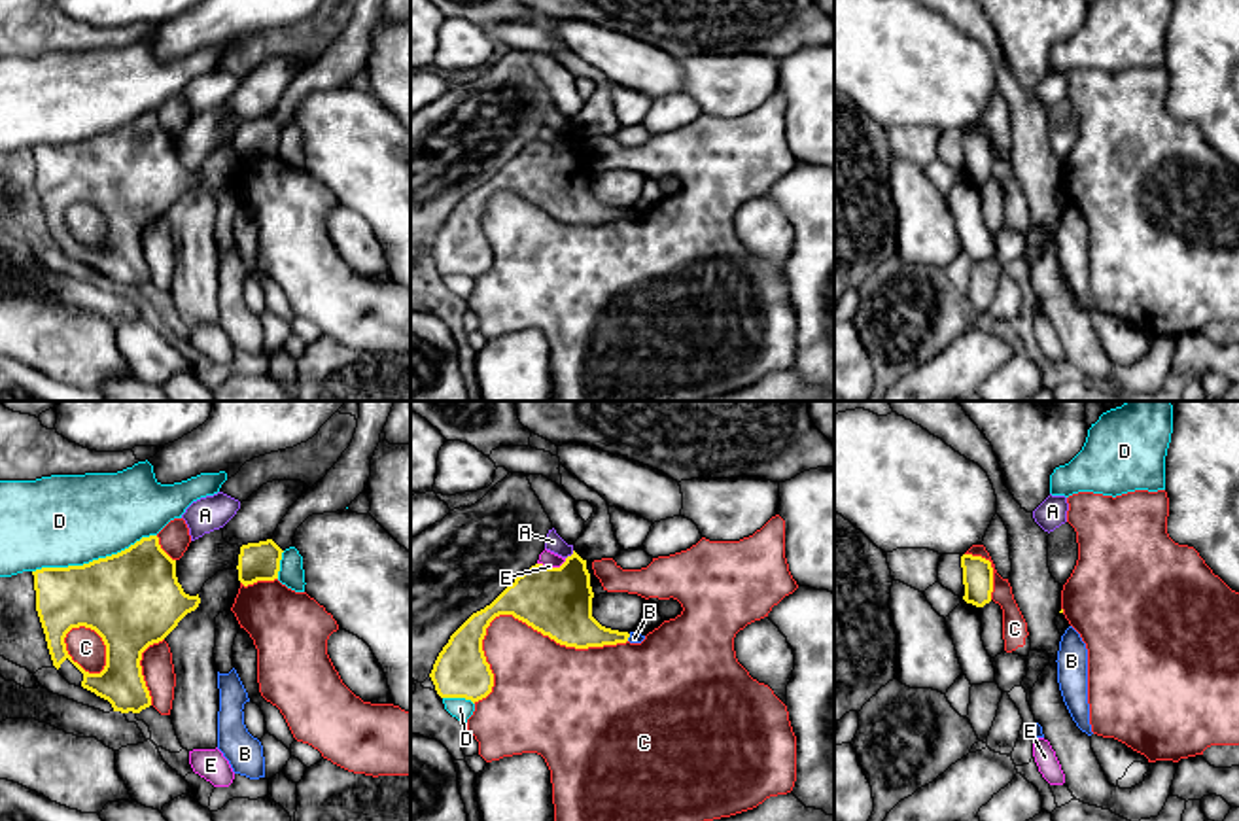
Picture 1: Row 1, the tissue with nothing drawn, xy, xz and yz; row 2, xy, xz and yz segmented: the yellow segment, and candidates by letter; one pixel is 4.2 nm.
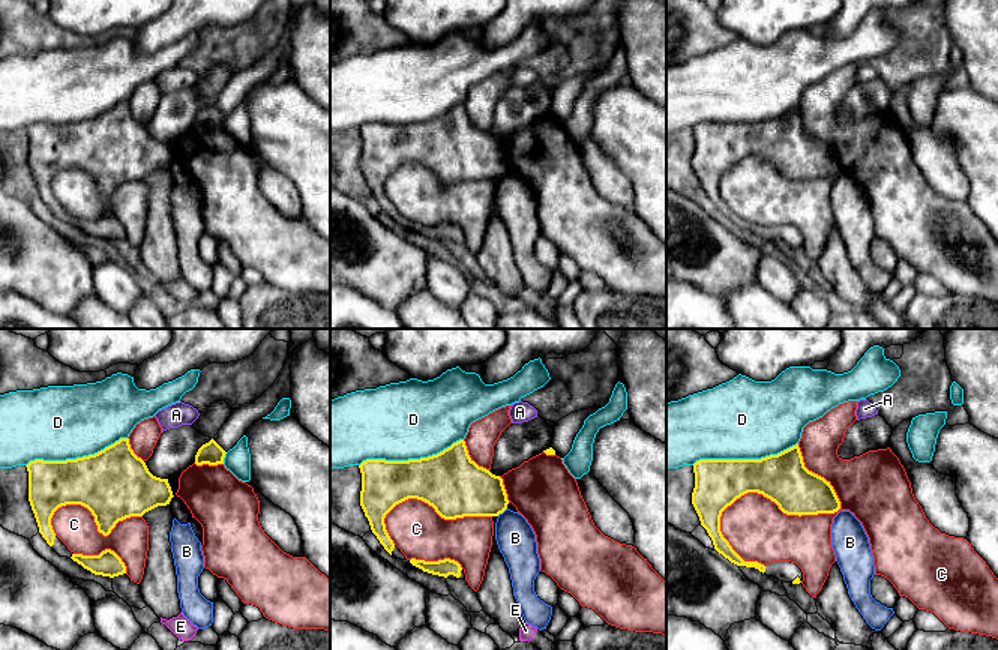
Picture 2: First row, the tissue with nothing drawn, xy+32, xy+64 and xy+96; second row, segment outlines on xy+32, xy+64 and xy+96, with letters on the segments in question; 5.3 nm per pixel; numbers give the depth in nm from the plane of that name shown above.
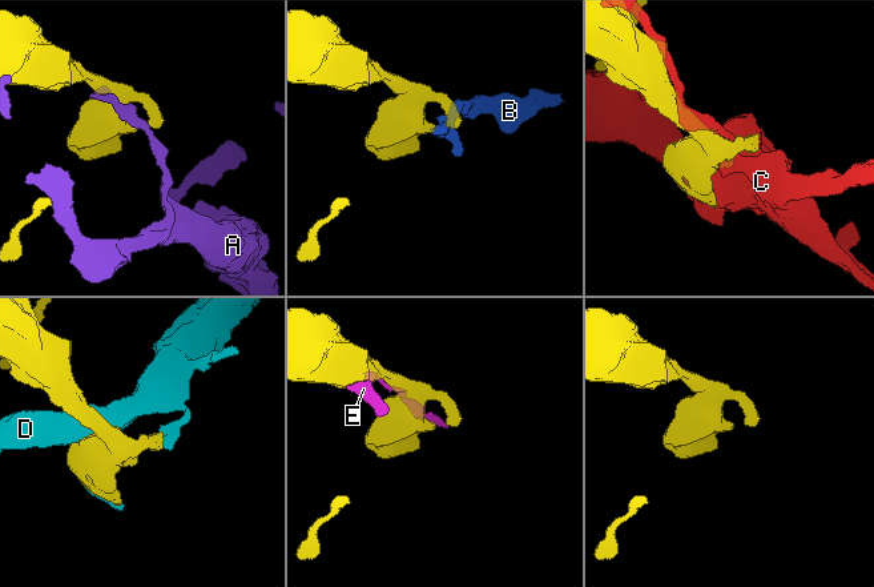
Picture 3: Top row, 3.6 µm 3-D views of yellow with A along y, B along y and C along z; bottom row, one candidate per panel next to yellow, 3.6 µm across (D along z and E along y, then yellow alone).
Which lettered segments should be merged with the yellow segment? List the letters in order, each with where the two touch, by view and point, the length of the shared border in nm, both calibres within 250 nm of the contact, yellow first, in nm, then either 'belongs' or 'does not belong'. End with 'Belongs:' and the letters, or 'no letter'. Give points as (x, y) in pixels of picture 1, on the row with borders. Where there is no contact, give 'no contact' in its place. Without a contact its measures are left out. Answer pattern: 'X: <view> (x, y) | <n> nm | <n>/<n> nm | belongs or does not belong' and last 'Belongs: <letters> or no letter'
A: xz (572, 555) | 50 nm | 300/80 nm | does not belong
B: xz (628, 636) | 40 nm | 190/50 nm | does not belong
C: xz (515, 617) | 700 nm | 300/320 nm | does not belong
D: xy (93, 560) | 550 nm | 420/400 nm | does not belong
E: xz (551, 568) | 130 nm | 300/70 nm | does not belong
Belongs: no letter

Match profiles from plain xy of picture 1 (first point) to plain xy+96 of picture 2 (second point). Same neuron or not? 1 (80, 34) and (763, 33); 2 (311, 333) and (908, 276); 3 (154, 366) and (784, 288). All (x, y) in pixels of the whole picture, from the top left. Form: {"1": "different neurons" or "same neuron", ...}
{"1": "different neurons", "2": "different neurons", "3": "same neuron"}

